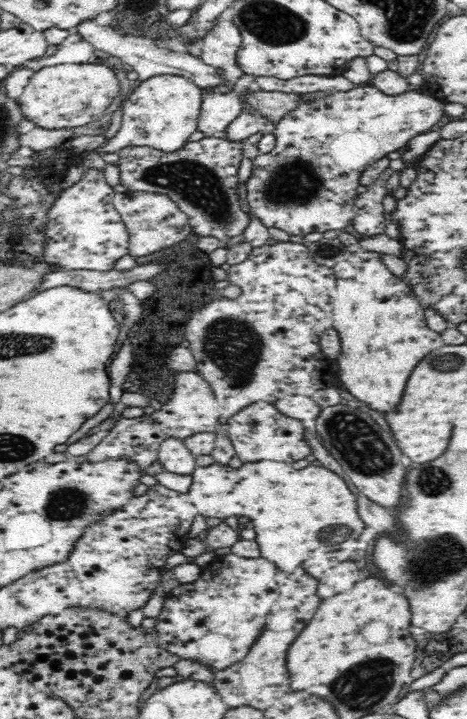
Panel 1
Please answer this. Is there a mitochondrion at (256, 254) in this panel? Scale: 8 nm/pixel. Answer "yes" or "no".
no

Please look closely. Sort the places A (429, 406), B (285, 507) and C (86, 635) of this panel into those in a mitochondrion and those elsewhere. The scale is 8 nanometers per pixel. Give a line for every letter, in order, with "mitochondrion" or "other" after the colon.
A: other
B: other
C: other

